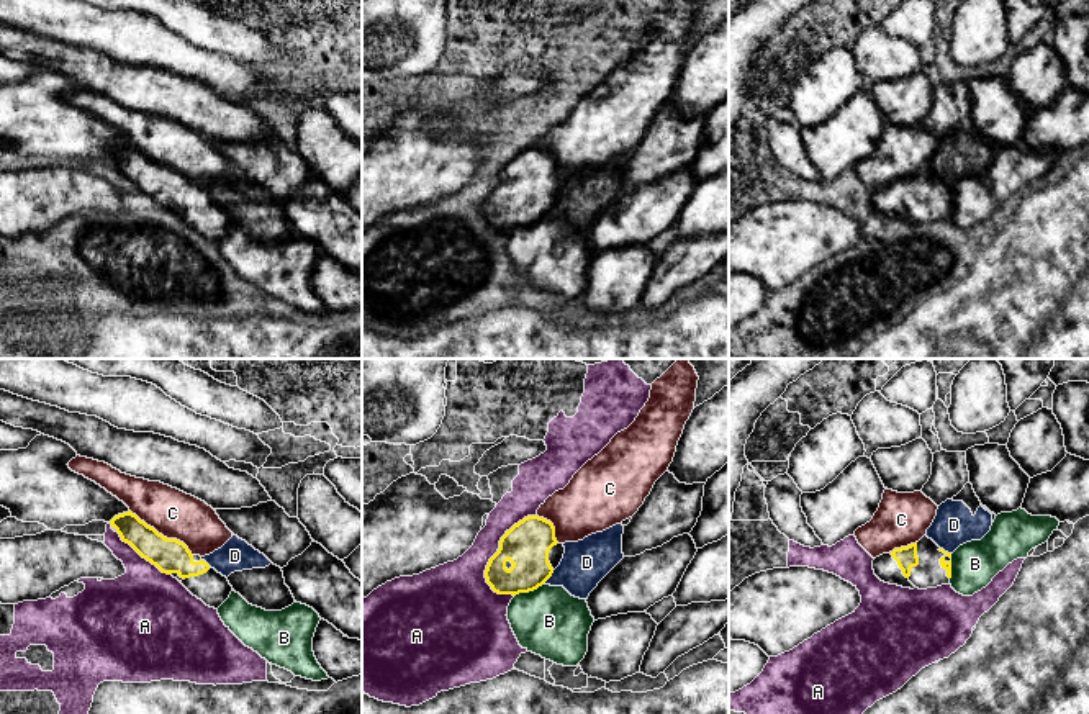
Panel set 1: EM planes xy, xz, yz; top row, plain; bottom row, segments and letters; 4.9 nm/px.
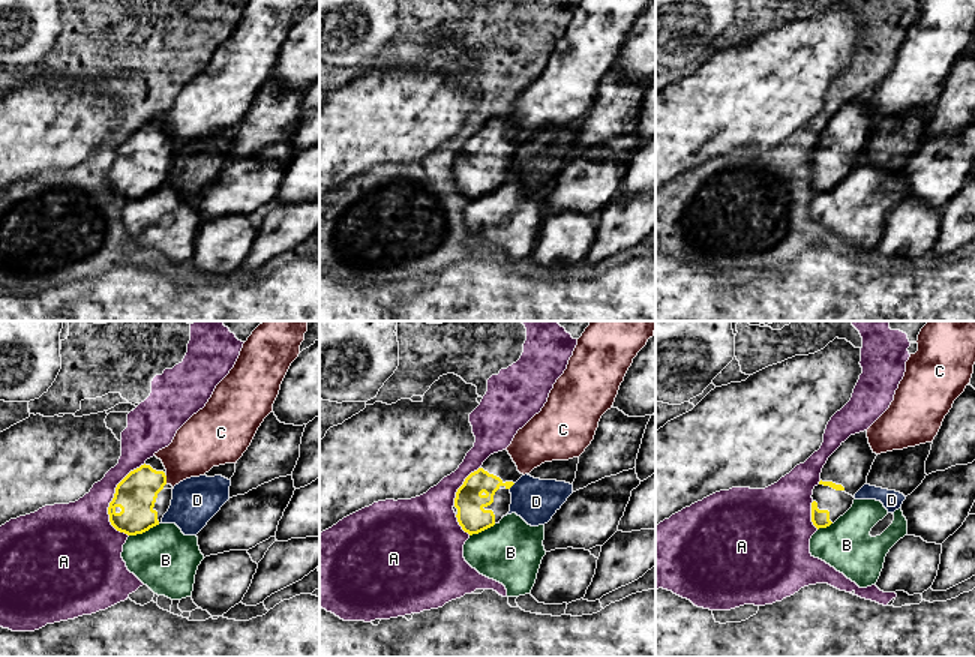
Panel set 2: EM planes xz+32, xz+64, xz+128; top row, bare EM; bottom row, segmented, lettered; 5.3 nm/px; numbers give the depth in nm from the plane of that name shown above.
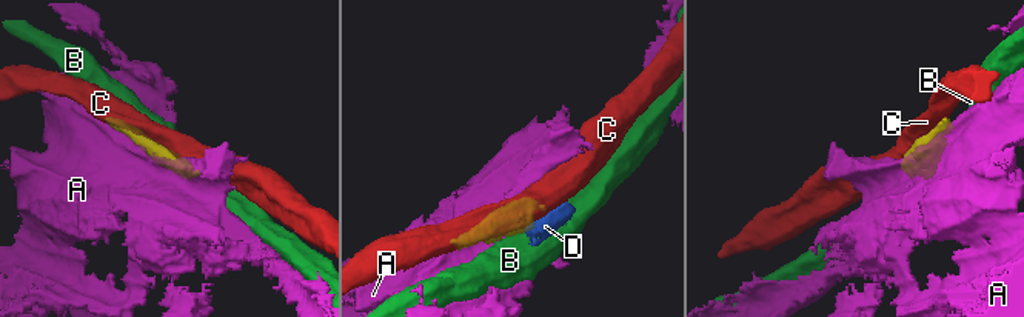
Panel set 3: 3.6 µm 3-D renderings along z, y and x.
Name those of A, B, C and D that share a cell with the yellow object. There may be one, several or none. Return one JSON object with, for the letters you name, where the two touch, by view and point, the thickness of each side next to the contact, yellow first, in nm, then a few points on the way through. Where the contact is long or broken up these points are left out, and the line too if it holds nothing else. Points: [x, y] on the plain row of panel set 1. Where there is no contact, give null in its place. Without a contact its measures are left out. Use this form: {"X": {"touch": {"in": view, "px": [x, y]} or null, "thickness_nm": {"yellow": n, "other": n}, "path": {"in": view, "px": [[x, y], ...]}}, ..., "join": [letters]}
{"join": []}

